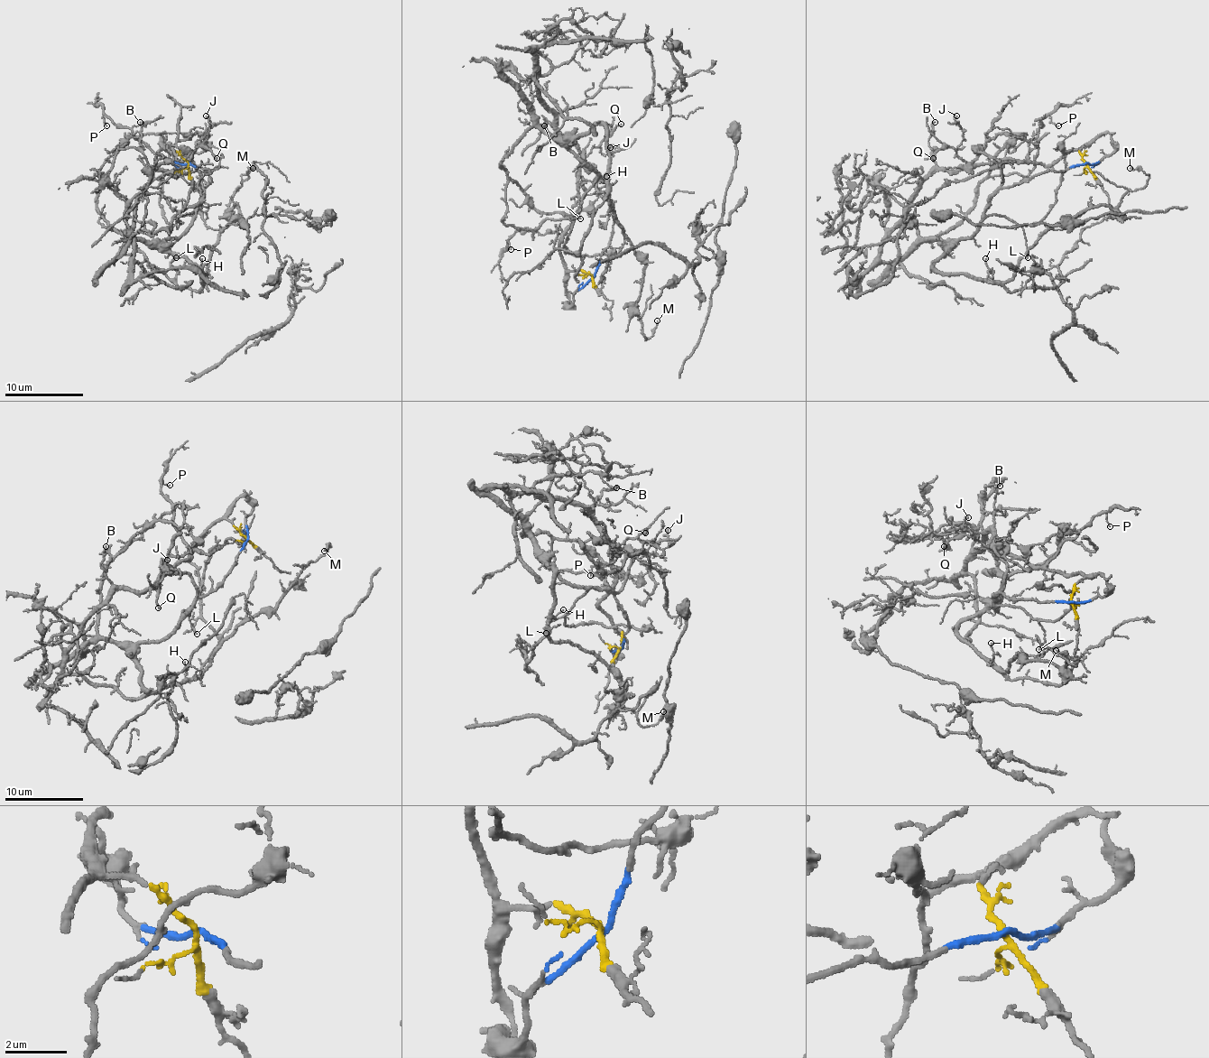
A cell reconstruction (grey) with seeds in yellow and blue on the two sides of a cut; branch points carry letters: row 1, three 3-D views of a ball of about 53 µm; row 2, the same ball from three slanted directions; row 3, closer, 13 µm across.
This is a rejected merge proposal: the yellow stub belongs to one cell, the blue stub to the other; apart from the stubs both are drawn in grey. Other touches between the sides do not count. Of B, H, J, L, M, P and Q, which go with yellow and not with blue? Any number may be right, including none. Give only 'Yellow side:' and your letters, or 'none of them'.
Yellow side: B, J, P, Q

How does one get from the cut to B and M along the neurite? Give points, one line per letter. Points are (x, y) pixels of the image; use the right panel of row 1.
B: (1086, 162), (1080, 149), (1043, 164), (972, 162), (942, 171), (928, 141), (935, 121)
M: (1086, 162), (1000, 188), (980, 226), (933, 264), (1007, 281), (1048, 229), (1141, 188), (1149, 176), (1130, 169)

